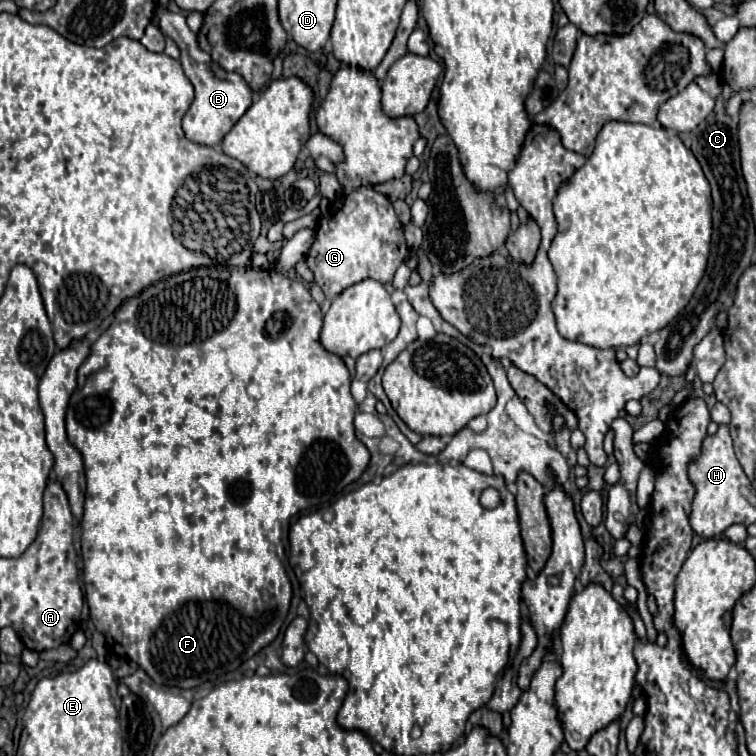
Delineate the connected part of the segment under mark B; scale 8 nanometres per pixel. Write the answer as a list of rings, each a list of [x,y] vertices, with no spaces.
[[[158,6],[156,18],[158,18],[160,30],[180,46],[180,52],[182,52],[180,62],[182,62],[184,74],[190,78],[190,82],[194,84],[194,90],[196,90],[196,98],[182,120],[184,134],[188,140],[192,140],[196,144],[218,146],[222,142],[222,138],[228,134],[228,130],[240,120],[240,116],[252,104],[252,90],[244,82],[244,78],[240,78],[240,74],[224,72],[222,68],[212,64],[208,54],[196,46],[196,34],[188,28],[186,18],[182,14],[174,14],[168,8]]]

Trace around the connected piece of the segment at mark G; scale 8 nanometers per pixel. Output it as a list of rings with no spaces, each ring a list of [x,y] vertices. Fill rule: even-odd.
[[[360,186],[334,200],[328,214],[320,218],[314,244],[306,256],[306,264],[314,274],[314,282],[328,300],[334,300],[348,286],[372,278],[392,282],[396,268],[406,262],[408,246],[392,202],[372,186]]]

